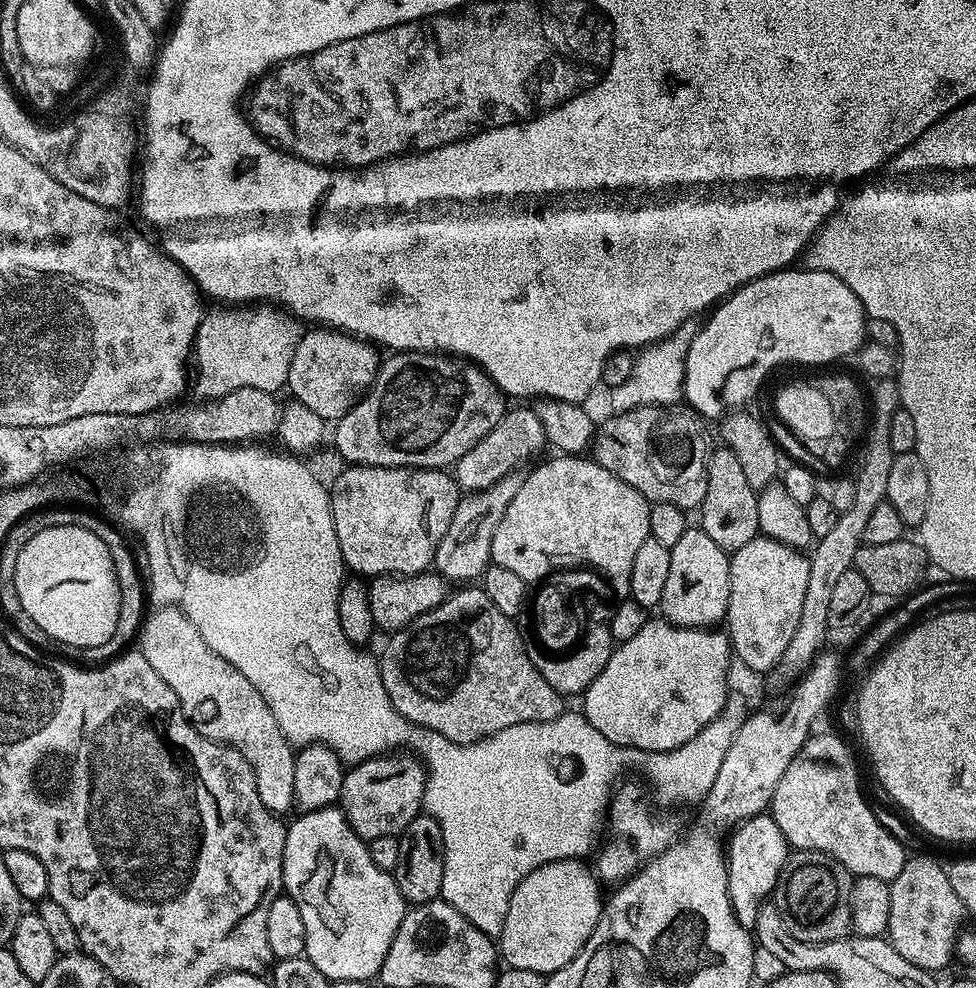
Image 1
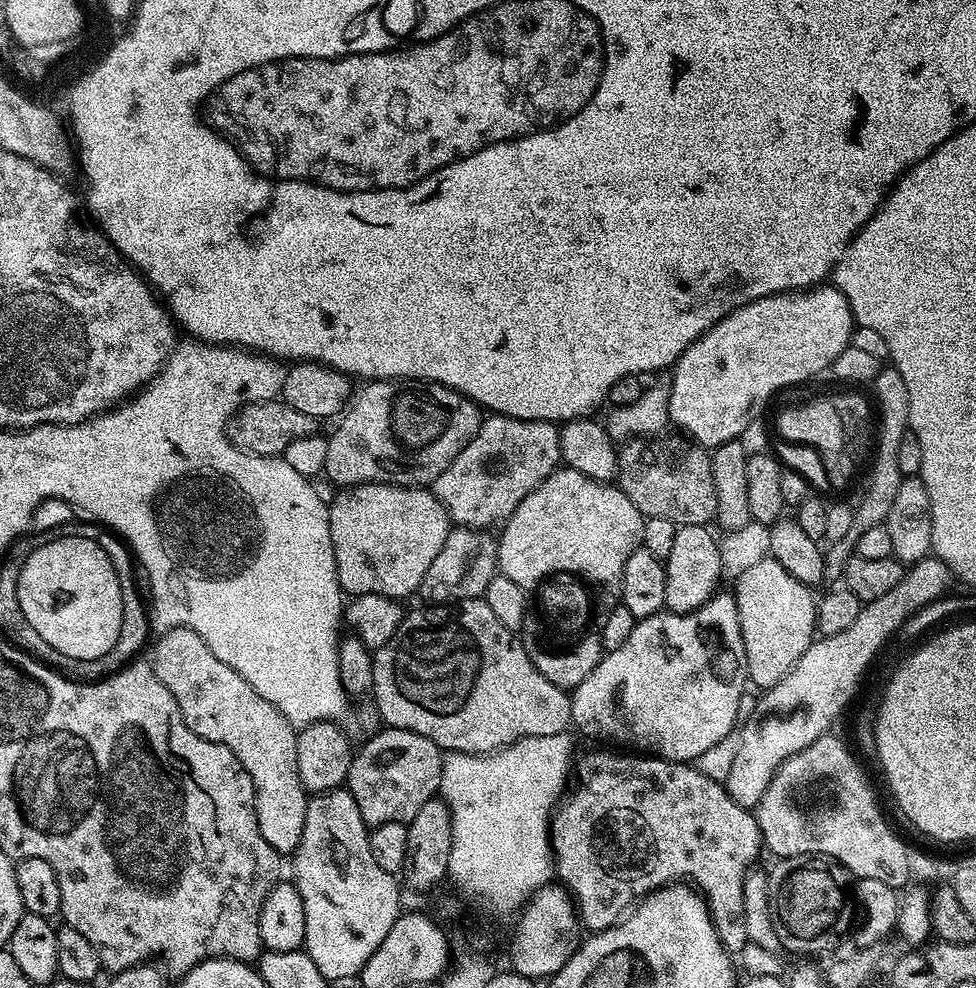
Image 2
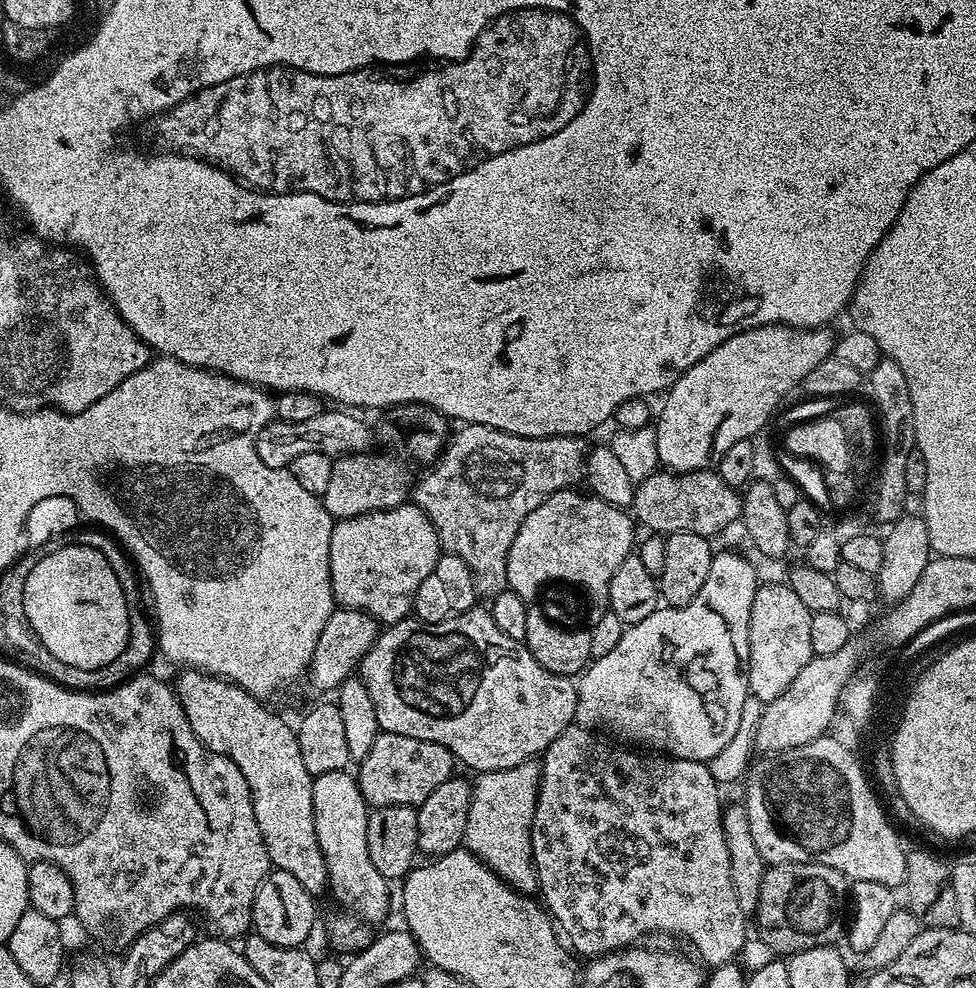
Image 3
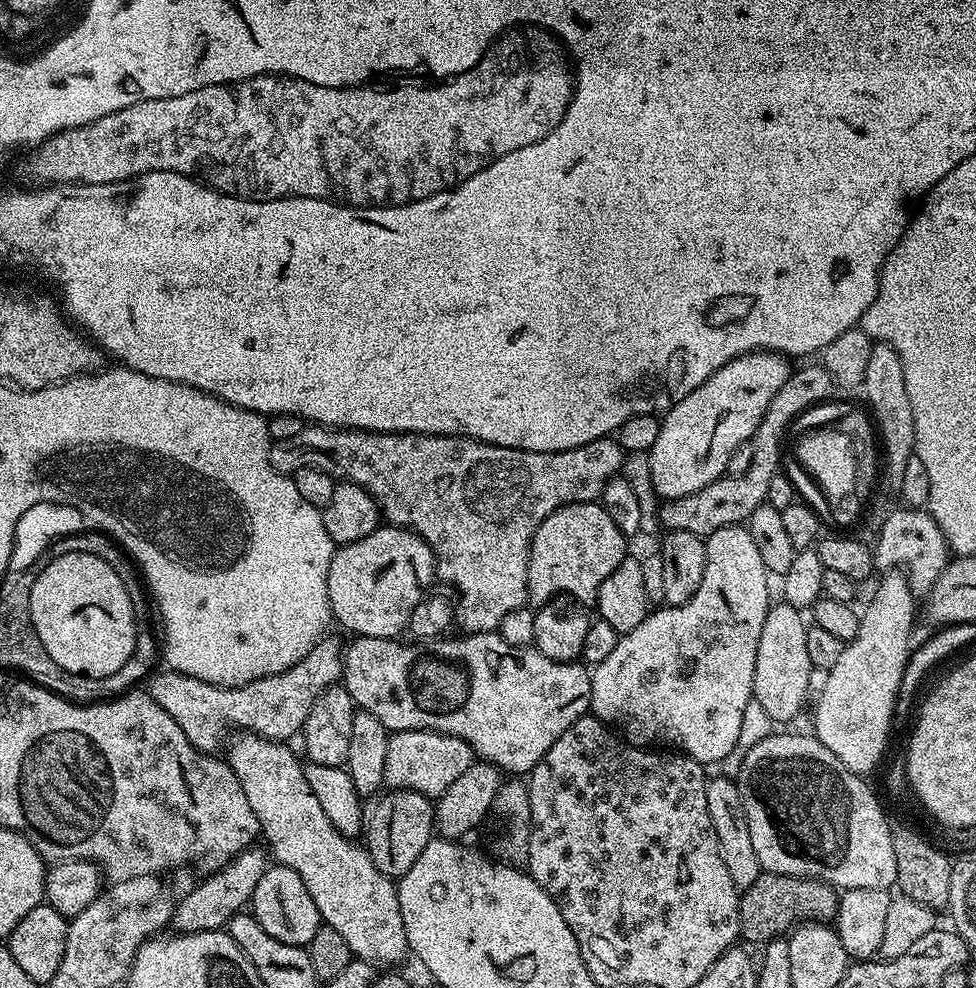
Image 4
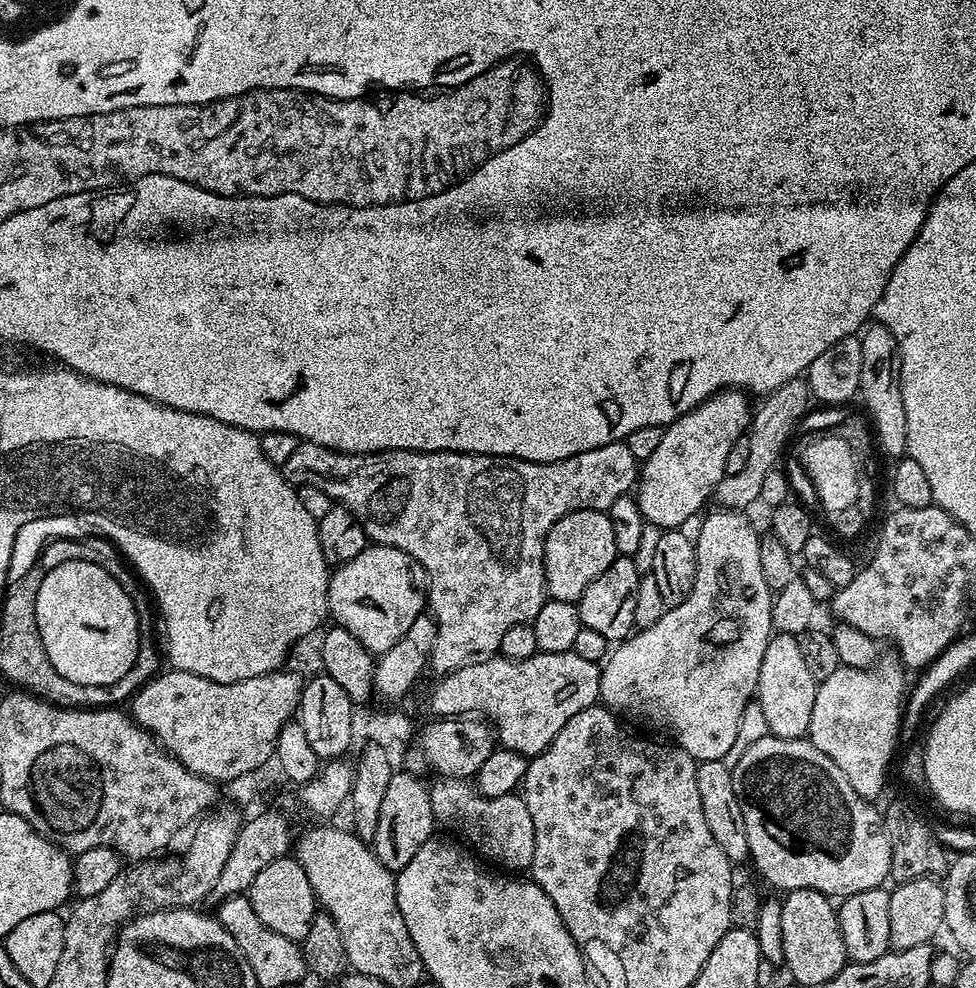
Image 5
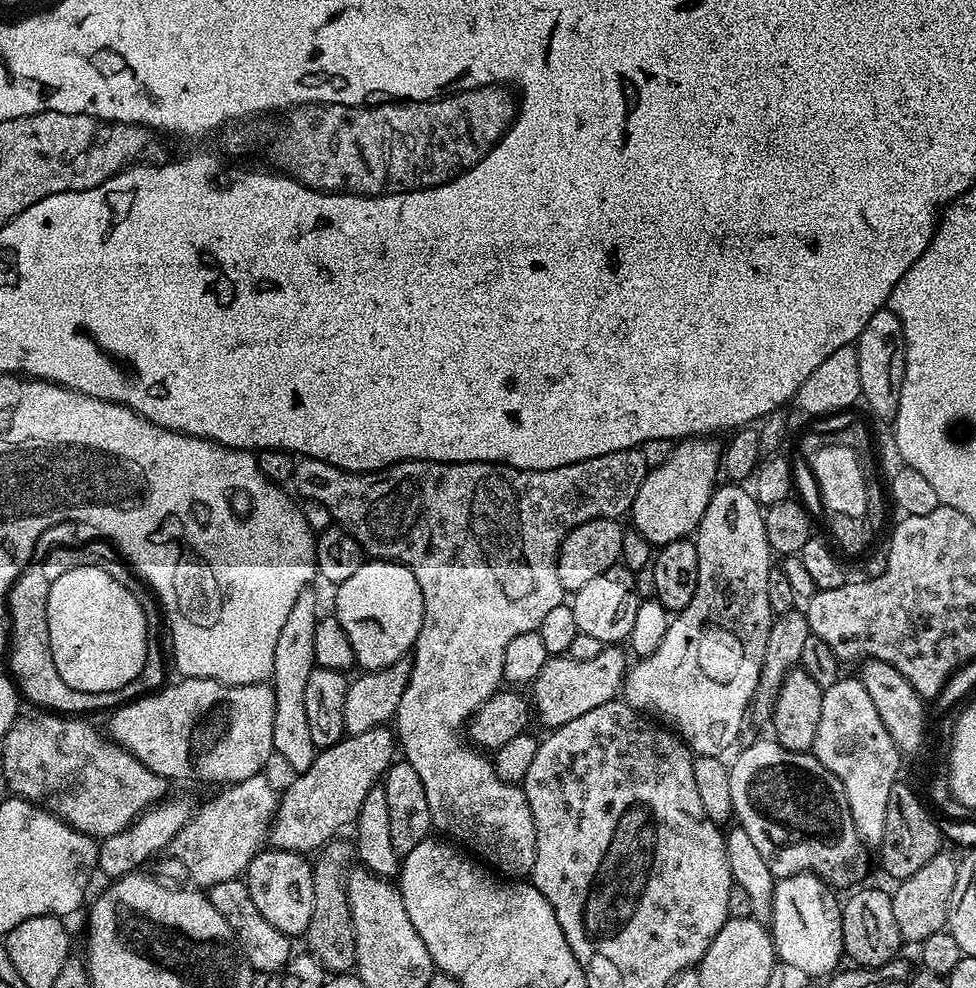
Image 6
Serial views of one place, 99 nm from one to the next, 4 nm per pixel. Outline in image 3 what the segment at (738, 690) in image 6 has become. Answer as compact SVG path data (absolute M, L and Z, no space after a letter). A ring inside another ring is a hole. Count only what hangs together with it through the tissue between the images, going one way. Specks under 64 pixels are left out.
M717 551L702 590L689 604L681 608L661 606L650 618L627 625L618 646L610 654L592 660L580 673L575 723L632 746L645 744L645 749L677 760L707 762L722 754L726 742L734 738L738 722L742 722L742 706L750 694L746 671L750 658L750 606L754 606L757 587L756 568L742 553Z

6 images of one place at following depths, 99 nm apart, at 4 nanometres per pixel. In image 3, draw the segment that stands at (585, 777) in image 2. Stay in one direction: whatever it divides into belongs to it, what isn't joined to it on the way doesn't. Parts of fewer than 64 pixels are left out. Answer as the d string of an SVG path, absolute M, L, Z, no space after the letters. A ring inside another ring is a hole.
M570 726L562 730L562 734L558 734L558 738L554 738L554 742L550 742L548 749L542 753L542 759L539 761L536 809L534 818L530 821L530 858L536 867L539 899L566 940L568 935L567 943L577 953L580 951L584 958L618 952L622 948L639 945L643 936L665 932L668 936L685 936L692 943L691 951L705 965L733 963L739 957L740 946L749 935L750 928L749 925L748 928L744 925L746 913L742 906L738 906L738 898L730 882L730 850L726 848L726 834L722 830L722 803L720 804L720 796L716 793L716 779L712 777L712 771L708 769L705 761L677 760L667 754L639 756L636 752L639 751L628 746L617 746L611 739L597 734L593 729Z

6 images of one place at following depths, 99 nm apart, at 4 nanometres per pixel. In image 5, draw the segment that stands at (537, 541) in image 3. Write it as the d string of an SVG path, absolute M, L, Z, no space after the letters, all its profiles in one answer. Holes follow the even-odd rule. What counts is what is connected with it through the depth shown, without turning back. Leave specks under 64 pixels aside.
M578 510L566 514L554 524L544 547L544 573L548 583L548 596L553 600L576 604L586 586L610 566L617 558L614 546L614 526L610 526L607 512Z

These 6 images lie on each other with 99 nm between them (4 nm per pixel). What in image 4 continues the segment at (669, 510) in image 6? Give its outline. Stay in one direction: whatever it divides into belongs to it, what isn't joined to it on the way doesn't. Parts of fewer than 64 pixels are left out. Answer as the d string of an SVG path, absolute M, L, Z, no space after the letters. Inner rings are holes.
M748 352L726 362L702 386L663 413L658 438L647 453L652 491L661 501L702 490L702 486L710 486L728 472L730 454L759 433L766 406L794 371L788 364L789 357L778 352Z

